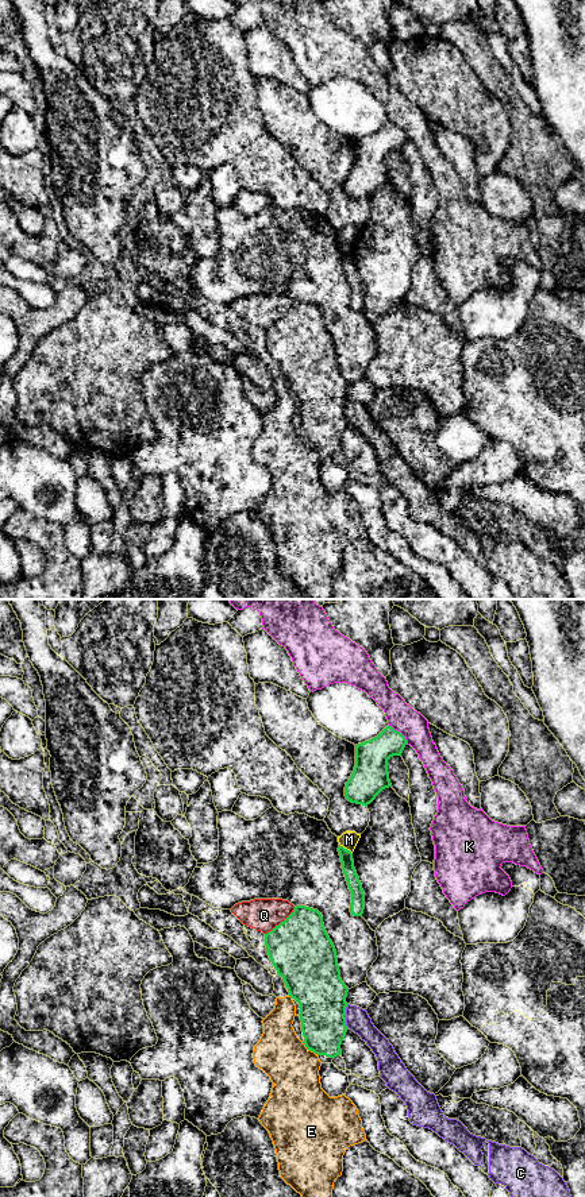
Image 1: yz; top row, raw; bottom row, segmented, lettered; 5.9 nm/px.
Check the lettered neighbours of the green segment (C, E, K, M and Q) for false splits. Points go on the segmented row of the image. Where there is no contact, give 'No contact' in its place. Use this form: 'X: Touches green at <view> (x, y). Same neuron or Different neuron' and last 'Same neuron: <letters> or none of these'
C: Touches green at yz (343, 1016). Different neuron
E: Touches green at yz (310, 1049). Different neuron
K: Touches green at yz (400, 733). Different neuron
M: Touches green at yz (346, 849). Different neuron
Q: Touches green at yz (281, 922). Different neuron
Same neuron: none of these

